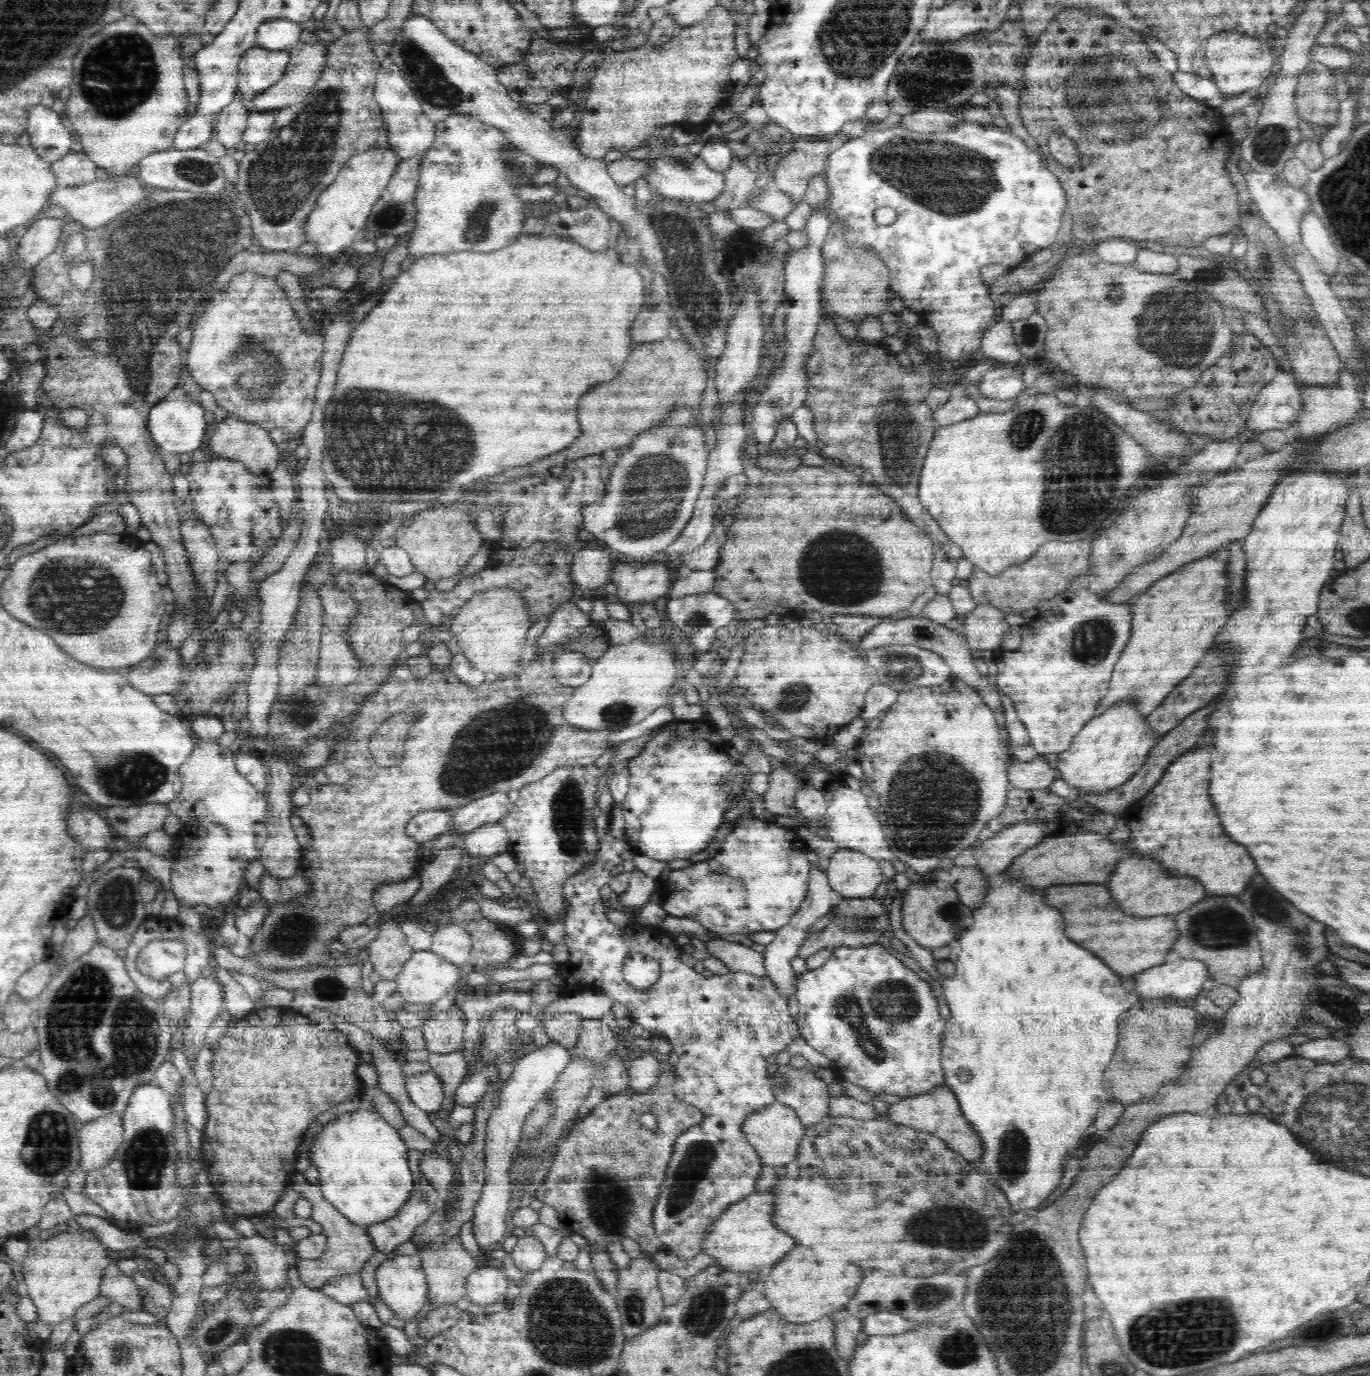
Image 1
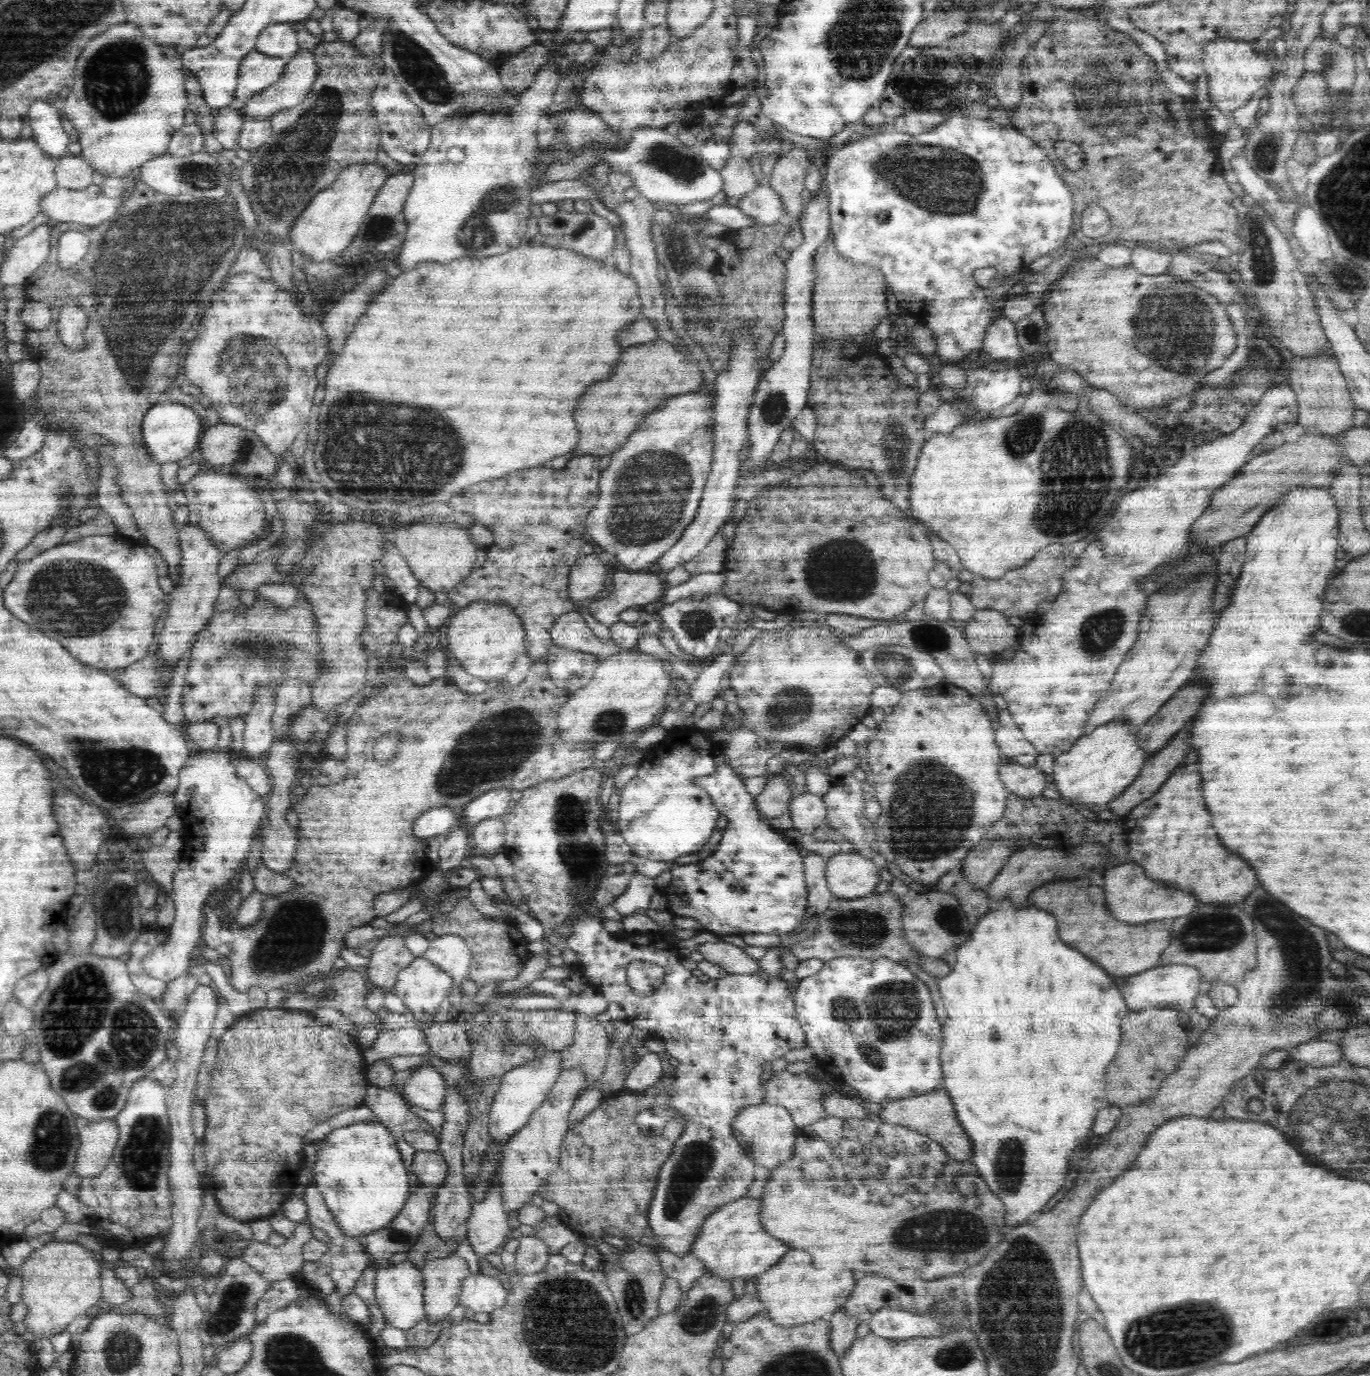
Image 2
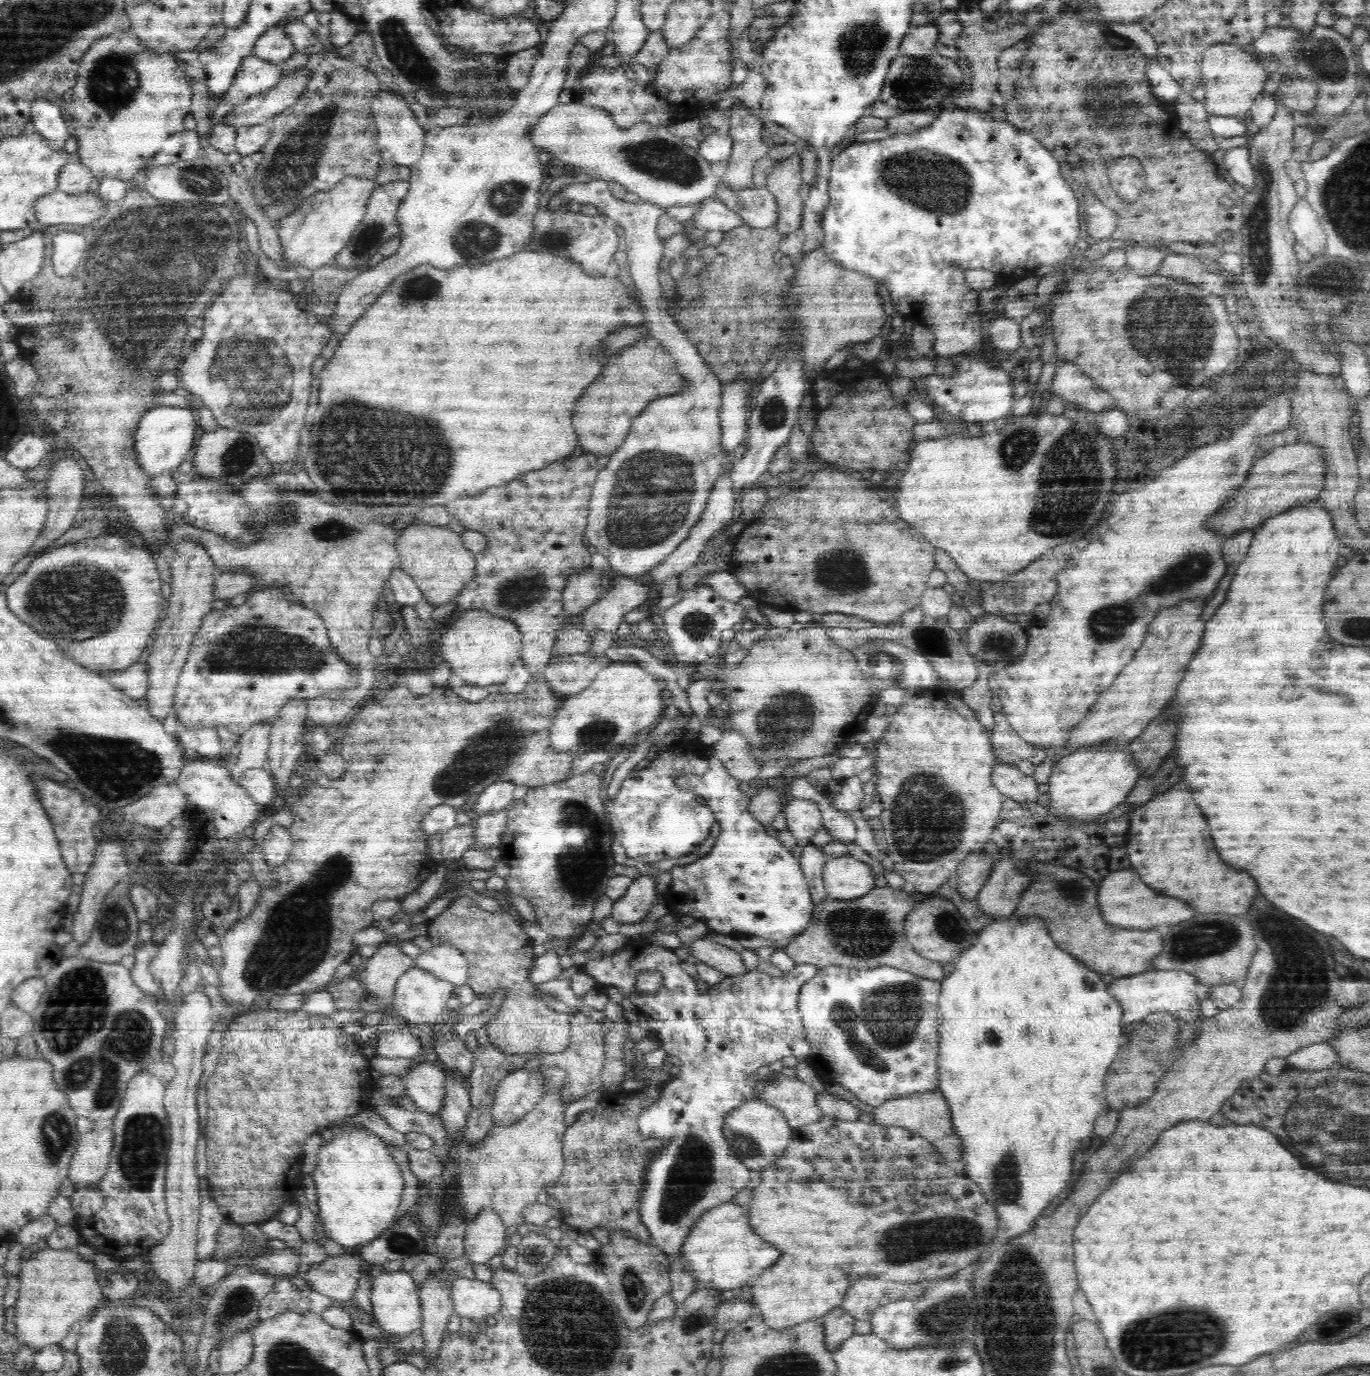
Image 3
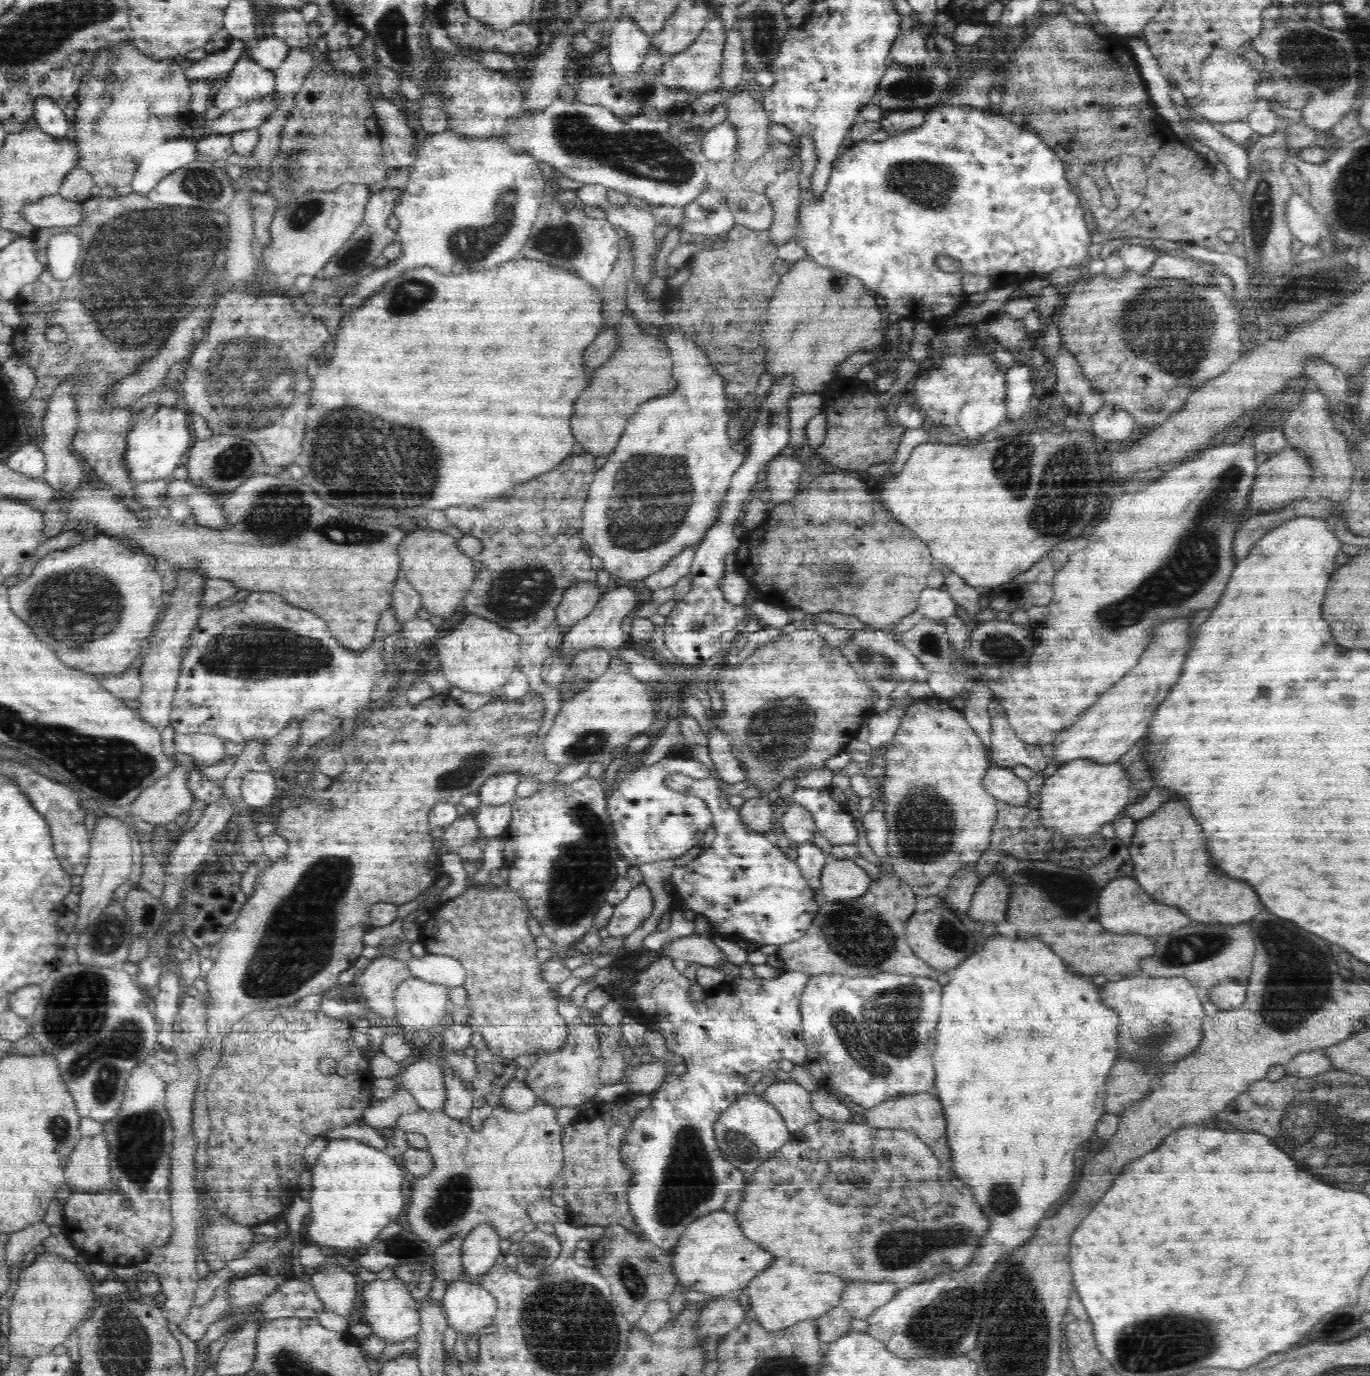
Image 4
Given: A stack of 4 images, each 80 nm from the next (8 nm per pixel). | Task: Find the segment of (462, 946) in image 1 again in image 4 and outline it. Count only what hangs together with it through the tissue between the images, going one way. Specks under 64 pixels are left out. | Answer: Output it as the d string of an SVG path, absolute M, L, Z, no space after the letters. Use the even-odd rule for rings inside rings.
M430 954L408 961L408 971L414 979L448 988L463 986L467 976L462 963L448 956Z

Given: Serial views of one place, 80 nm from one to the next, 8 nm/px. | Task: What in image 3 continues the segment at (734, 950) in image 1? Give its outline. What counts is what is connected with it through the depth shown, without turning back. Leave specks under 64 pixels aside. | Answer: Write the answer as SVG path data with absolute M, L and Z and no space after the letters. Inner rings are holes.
M709 935L692 940L689 944L689 956L696 957L700 962L708 964L728 976L742 975L748 972L738 953L714 942Z

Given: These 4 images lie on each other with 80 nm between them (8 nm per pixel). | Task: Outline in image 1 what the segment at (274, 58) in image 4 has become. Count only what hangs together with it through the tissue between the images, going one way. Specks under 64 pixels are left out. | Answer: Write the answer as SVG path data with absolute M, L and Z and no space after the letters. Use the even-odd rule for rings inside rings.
M273 19L258 28L255 47L270 51L288 51L300 42L304 27L287 19Z

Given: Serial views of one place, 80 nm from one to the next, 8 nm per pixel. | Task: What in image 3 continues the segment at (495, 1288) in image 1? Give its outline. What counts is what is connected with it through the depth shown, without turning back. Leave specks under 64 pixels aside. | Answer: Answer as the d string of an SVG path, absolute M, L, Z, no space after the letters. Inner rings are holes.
M461 1277L452 1283L450 1298L453 1312L477 1325L484 1325L485 1318L498 1312L502 1304L501 1294L489 1282Z

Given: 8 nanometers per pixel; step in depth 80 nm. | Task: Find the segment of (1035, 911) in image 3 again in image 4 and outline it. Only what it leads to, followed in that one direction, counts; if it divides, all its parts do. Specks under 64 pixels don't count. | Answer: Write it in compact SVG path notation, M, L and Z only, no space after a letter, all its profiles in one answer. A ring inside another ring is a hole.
M1003 855L1003 858L994 864L993 872L999 874L1011 886L1012 893L1009 894L1005 920L1016 926L1018 938L1036 936L1038 940L1048 944L1062 958L1070 972L1092 974L1092 976L1104 974L1106 978L1114 978L1114 976L1124 978L1124 974L1137 972L1140 960L1146 956L1152 956L1156 952L1154 936L1116 934L1105 930L1097 916L1100 888L1078 868L1054 866L1051 862L1022 860L1012 855Z

